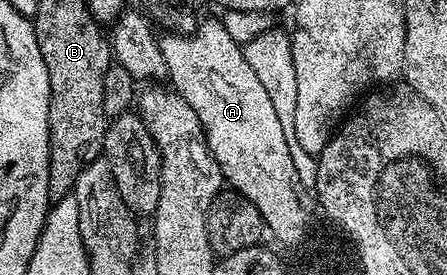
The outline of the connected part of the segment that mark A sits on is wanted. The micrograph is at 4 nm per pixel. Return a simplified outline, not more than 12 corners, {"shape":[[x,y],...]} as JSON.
{"shape":[[218,17],[159,38],[236,193],[310,216],[281,120]]}

